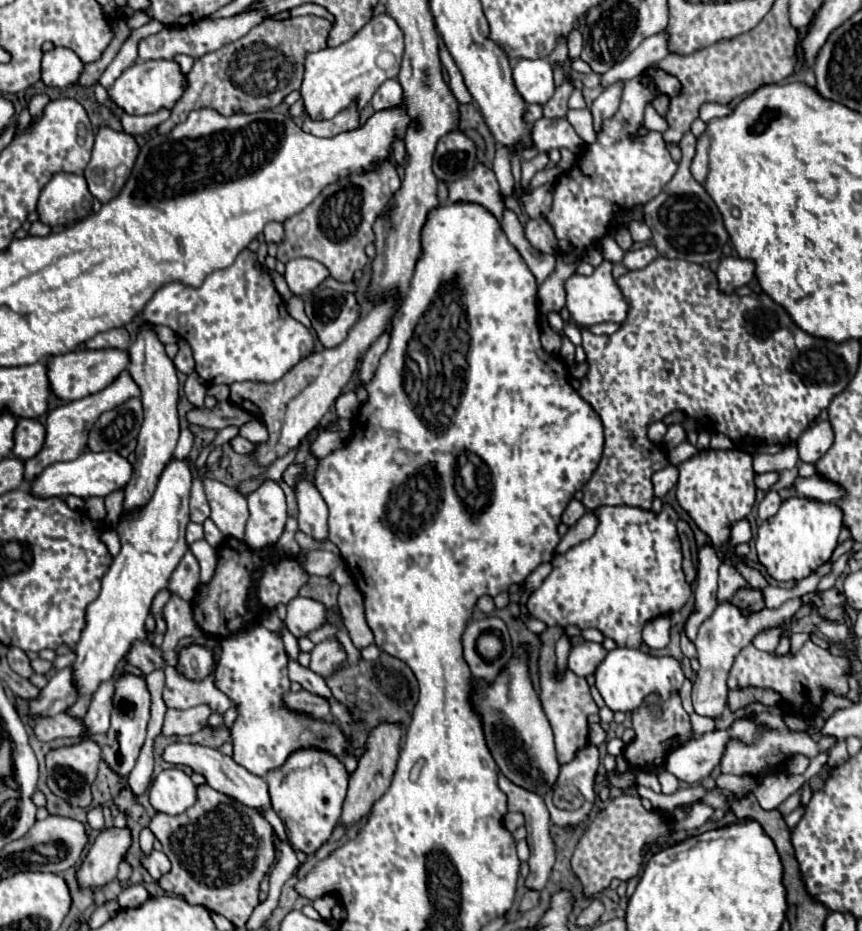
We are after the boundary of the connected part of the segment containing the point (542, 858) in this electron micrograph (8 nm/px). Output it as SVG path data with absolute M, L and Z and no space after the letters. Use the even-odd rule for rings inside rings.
M499 775L499 789L507 795L507 805L509 805L509 811L519 811L525 815L525 827L527 827L527 843L529 843L529 849L531 849L531 857L529 857L529 867L531 867L531 873L527 877L527 887L531 889L543 889L549 881L549 875L551 875L551 869L555 865L555 843L551 839L551 819L549 819L549 811L543 803L543 797L541 795L535 795L535 793L529 793L525 789L521 789L519 785L513 785L505 775Z

